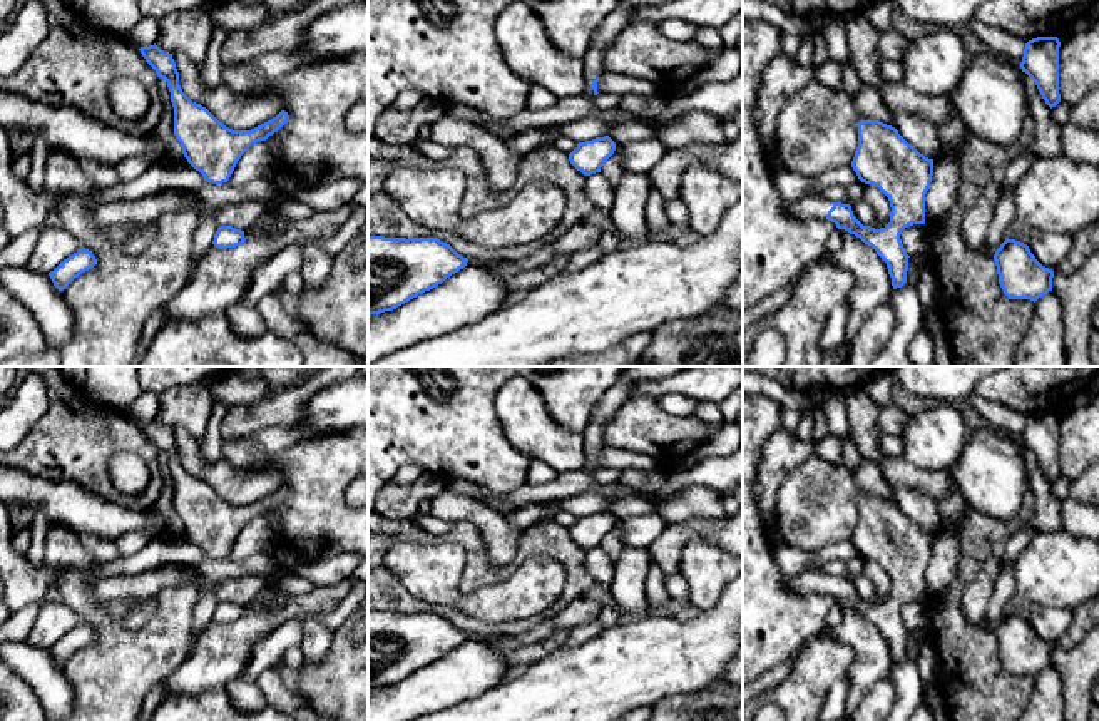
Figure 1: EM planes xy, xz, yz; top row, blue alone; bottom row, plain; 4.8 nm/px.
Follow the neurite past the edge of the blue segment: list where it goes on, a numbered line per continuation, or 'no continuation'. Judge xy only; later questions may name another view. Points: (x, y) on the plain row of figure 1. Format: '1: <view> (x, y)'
no continuation

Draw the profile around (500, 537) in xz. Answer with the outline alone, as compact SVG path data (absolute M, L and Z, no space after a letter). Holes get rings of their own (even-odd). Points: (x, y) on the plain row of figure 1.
M443 490L430 500L430 514L447 524L465 522L473 525L487 547L492 565L500 567L515 559L524 529L512 525L505 514L478 499Z

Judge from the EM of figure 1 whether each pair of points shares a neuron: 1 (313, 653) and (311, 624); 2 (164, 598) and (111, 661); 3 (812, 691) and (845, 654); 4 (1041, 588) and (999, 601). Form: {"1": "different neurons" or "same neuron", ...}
{"1": "same neuron", "2": "same neuron", "3": "same neuron", "4": "different neurons"}

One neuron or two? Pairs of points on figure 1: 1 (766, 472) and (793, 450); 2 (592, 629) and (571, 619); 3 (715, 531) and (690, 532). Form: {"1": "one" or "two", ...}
{"1": "one", "2": "two", "3": "one"}

